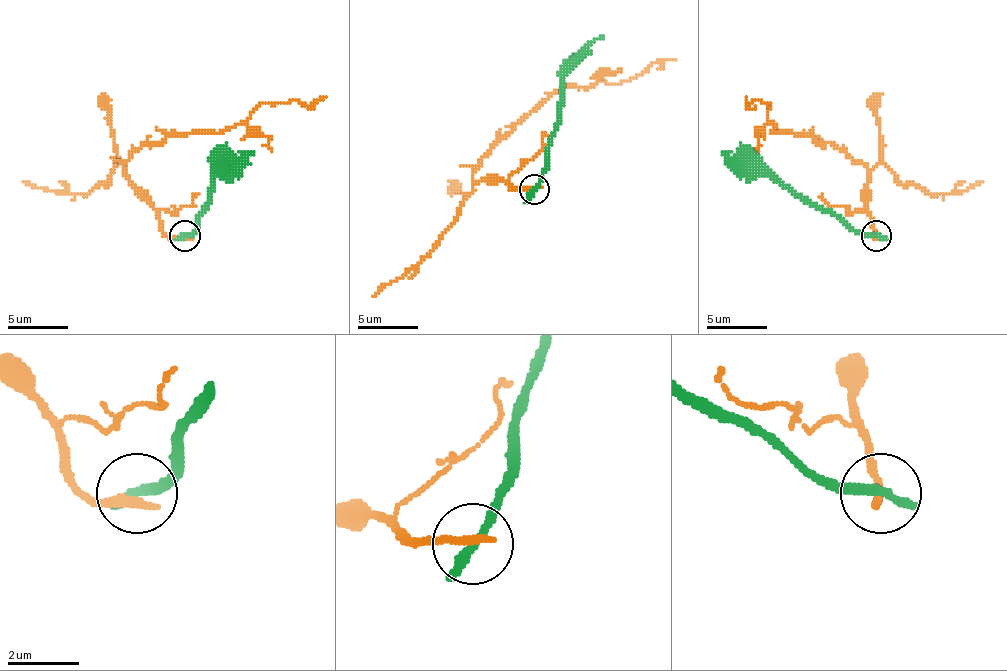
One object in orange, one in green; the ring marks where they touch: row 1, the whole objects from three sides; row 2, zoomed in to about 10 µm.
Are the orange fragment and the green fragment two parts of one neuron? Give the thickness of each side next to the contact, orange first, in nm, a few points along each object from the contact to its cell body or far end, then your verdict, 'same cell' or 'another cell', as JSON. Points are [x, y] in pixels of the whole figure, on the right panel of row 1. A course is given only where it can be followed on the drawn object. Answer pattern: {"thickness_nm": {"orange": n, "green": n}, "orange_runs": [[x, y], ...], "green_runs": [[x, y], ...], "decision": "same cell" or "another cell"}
{"thickness_nm": {"orange": 280, "green": 240}, "orange_runs": [[876, 236], [861, 163], [810, 136], [773, 133], [767, 118], [770, 103], [761, 100], [749, 106], [746, 97]], "green_runs": [[876, 236], [758, 176], [743, 176], [722, 151]], "decision": "another cell"}

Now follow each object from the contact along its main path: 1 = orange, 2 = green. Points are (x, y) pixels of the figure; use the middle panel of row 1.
1: (533, 190), (472, 175), (518, 123), (566, 87), (612, 84), (676, 60)
2: (533, 190), (557, 126), (563, 72), (603, 35)

